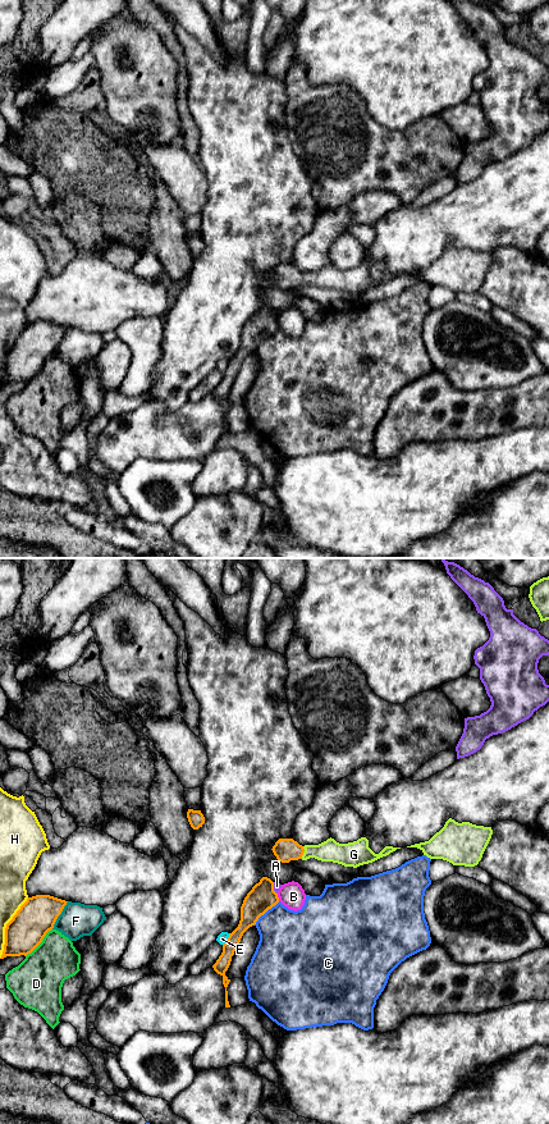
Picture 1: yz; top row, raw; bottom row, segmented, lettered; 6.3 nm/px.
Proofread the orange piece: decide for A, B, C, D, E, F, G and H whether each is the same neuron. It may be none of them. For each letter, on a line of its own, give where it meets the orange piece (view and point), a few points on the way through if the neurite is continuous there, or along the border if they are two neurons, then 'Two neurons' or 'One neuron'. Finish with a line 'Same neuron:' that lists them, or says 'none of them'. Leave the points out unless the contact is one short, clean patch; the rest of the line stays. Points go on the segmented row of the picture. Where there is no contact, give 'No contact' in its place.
A: Touches orange at yz (273, 889). Boundary: yz (273, 882), (273, 890), (277, 894). Two neurons
B: Touches orange at yz (278, 898). Two neurons
C: Touches orange at yz (265, 912). Two neurons
D: Touches orange at yz (40, 942). Two neurons
E: Touches orange at yz (228, 940). Two neurons
F: Touches orange at yz (59, 914). Two neurons
G: Touches orange at yz (303, 851). Path across: yz (286, 849), (303, 851), (330, 850). One neuron
H: Touches orange at yz (5, 928). Two neurons
Same neuron: G

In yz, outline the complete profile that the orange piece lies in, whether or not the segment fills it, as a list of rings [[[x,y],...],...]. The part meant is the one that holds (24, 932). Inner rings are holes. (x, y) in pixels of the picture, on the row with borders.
[[[50,896],[28,897],[5,928],[5,945],[0,959],[27,956],[54,928],[68,901]]]

